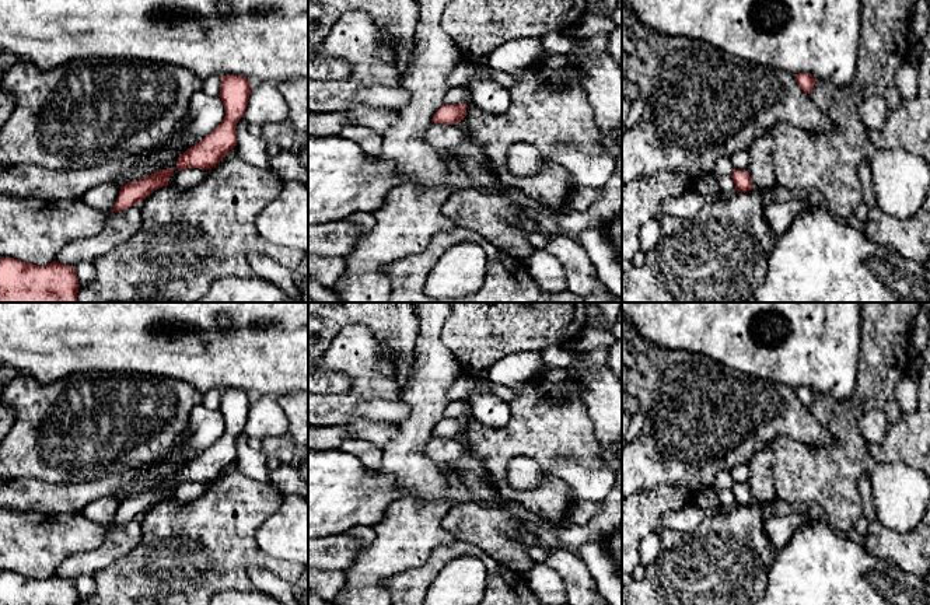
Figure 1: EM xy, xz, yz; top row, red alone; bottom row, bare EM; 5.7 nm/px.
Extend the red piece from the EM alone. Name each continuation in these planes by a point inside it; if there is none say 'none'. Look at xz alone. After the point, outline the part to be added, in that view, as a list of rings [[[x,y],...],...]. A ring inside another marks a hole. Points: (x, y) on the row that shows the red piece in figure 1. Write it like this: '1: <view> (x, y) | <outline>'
none

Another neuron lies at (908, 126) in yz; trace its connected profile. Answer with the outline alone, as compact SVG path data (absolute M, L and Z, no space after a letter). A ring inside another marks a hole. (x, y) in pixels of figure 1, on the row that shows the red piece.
M930 21L922 43L916 97L889 109L887 123L873 129L868 139L877 150L902 148L930 164Z

